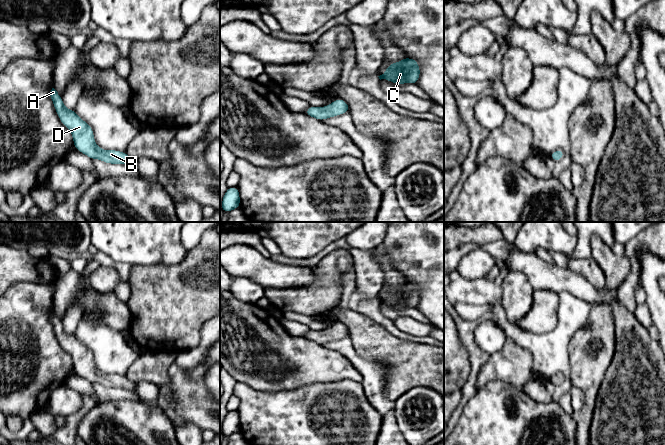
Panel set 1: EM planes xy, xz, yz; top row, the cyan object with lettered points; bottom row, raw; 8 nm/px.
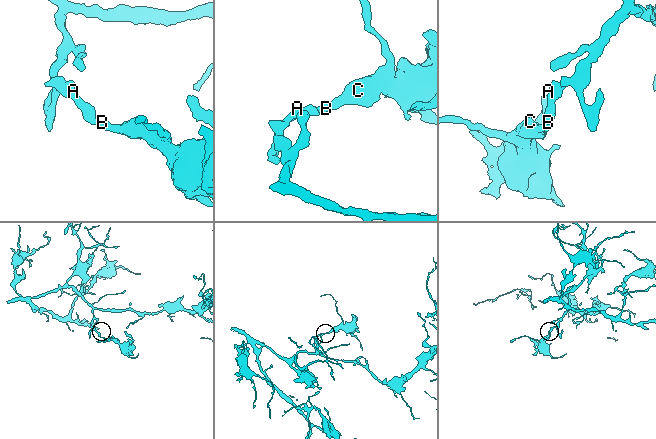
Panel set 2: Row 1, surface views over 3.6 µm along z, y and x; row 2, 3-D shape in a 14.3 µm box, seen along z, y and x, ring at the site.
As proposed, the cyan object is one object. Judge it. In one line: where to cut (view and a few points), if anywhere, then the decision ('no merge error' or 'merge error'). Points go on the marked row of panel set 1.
no cut; no merge error

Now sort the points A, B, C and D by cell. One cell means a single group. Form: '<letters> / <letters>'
A B C D

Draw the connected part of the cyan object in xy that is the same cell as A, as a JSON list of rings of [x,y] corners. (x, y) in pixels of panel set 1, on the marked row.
[[[52,88],[50,92],[53,105],[62,124],[68,128],[73,136],[74,147],[92,160],[100,159],[109,164],[123,163],[131,169],[136,168],[136,159],[131,158],[127,153],[117,150],[102,150],[94,139],[92,127],[84,122],[75,112],[68,110],[63,103],[62,97]]]

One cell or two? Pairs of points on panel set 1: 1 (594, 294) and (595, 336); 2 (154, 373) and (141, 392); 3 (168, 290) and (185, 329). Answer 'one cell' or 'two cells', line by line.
1: two cells
2: two cells
3: one cell

